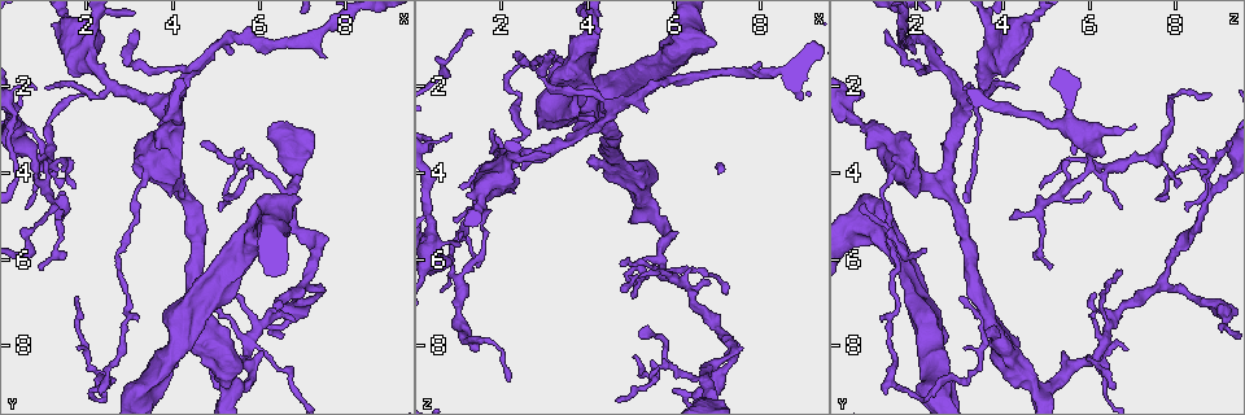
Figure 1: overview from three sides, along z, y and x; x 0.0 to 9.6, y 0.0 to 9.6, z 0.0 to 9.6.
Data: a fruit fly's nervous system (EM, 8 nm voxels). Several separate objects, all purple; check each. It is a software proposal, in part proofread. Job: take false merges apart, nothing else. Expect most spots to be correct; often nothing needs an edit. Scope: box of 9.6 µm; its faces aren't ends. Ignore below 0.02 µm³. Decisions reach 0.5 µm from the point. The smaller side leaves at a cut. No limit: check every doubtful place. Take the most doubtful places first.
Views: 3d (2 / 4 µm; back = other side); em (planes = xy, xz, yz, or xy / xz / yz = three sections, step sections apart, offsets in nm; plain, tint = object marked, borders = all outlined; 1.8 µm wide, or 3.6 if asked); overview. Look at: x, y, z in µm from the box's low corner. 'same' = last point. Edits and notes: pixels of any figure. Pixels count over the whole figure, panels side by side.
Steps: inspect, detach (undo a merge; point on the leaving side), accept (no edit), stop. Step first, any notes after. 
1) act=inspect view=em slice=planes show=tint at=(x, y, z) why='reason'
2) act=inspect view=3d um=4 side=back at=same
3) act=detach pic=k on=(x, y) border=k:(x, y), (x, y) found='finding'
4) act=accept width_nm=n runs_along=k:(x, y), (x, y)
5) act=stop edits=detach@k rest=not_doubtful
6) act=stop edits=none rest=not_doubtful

act=inspect view=em slice=planes show=tint at=(0.90, 3.90, 6.05) why='a fork'

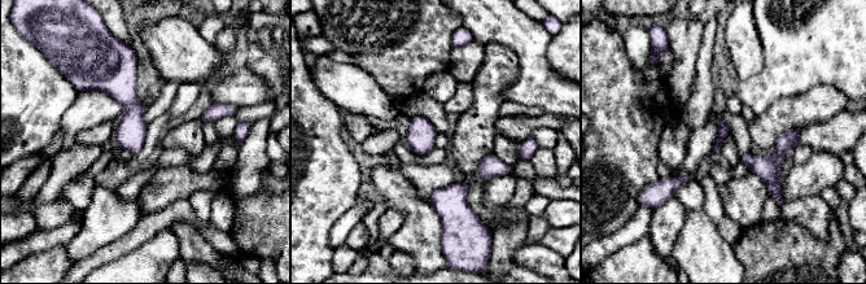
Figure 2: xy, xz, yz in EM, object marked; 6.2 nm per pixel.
act=accept runs_along=2:(131, 62), (134, 151) found='continuous, no second cell'

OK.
act=inspect view=em um=3.6 slice=planes show=tint at=(5.75, 8.35, 6.00) why='four arms meet'

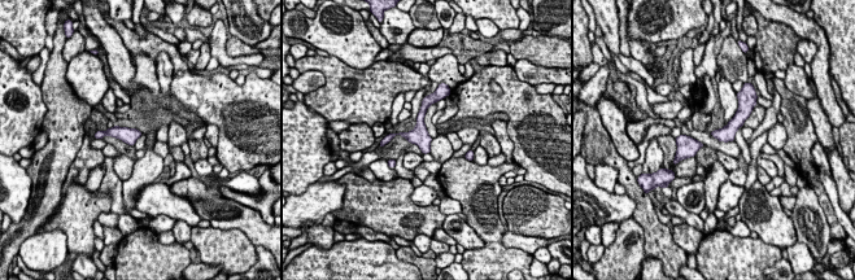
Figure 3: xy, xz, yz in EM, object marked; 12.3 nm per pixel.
act=accept runs_along=3:(428, 99), (421, 116), (424, 149) found='one cell here'

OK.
act=inspect view=em slice=xz step=4 show=tint at=(5.75, 3.80, 8.50) why='abrupt turn'

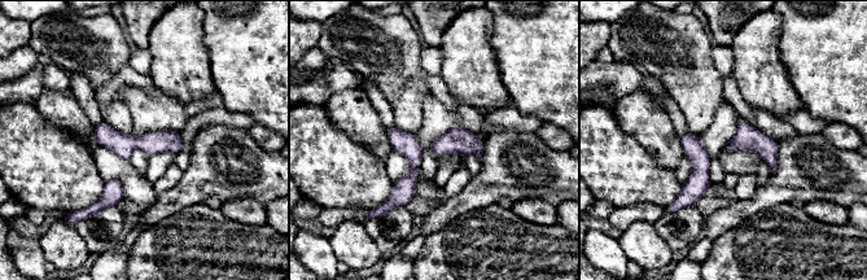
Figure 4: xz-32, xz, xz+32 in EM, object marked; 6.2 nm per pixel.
act=inspect view=em slice=planes show=borders at=same

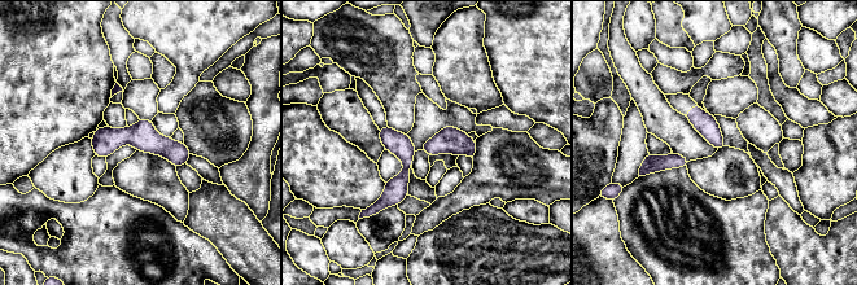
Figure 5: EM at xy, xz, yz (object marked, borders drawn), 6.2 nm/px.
act=accept width_nm=140 runs_along=5:(95, 140), (144, 137), (186, 154) found='all the same cell'

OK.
act=stop edits=none rest=not_doubtful

